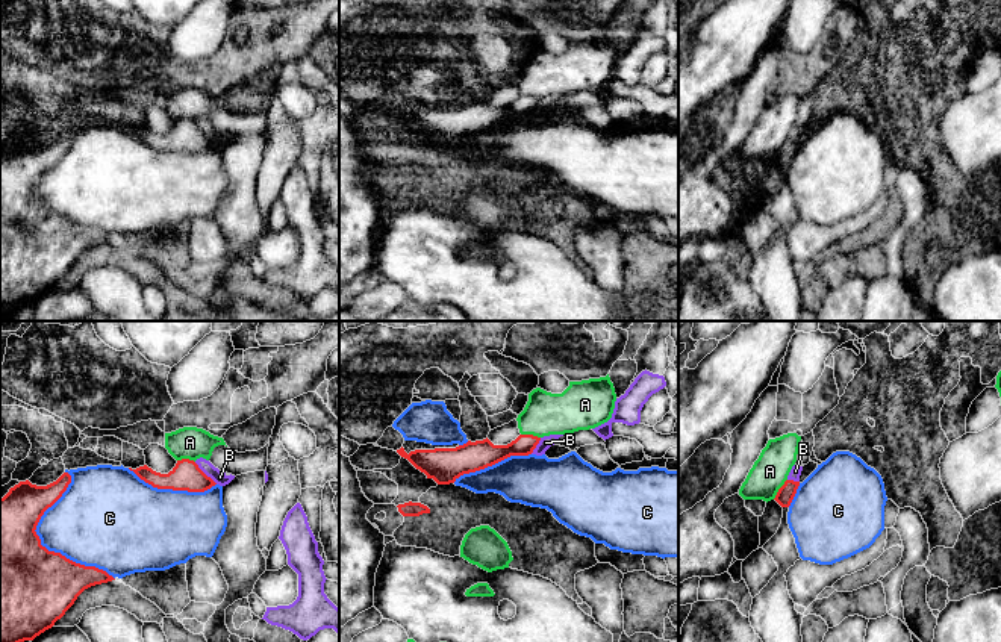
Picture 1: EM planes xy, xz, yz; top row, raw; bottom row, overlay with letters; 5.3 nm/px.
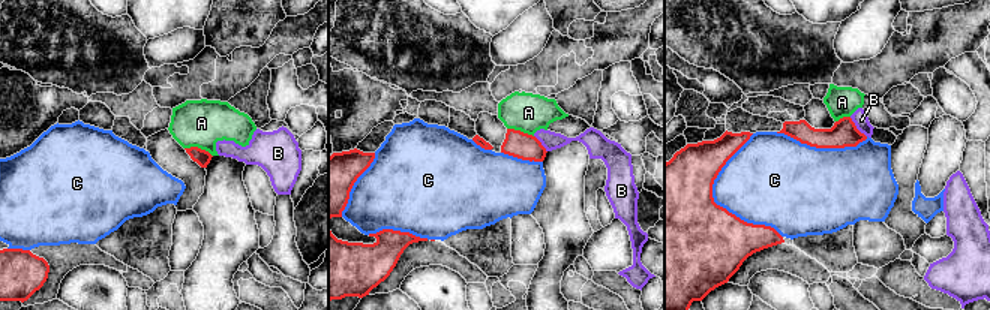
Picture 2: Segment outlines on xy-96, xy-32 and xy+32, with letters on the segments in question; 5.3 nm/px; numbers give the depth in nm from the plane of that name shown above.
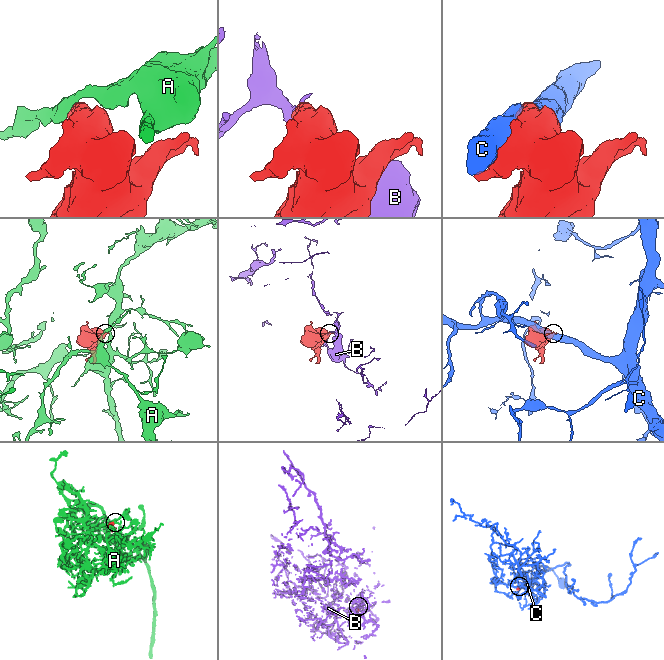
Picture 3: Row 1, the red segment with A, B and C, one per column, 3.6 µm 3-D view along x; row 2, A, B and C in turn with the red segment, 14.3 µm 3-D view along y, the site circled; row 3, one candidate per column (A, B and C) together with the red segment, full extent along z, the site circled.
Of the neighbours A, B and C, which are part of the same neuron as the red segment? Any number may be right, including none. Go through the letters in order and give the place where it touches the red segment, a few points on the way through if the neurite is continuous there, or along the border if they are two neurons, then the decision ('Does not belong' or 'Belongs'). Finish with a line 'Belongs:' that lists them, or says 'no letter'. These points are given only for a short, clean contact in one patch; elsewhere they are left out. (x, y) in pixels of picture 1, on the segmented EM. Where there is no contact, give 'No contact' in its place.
A: Touches red at yz (779, 489). Boundary: yz (786, 479), (773, 498). Does not belong
B: Touches red at xy (205, 474). Boundary: xy (194, 462), (217, 483). Does not belong
C: Touches red at xy (40, 544). Does not belong
Belongs: no letter

